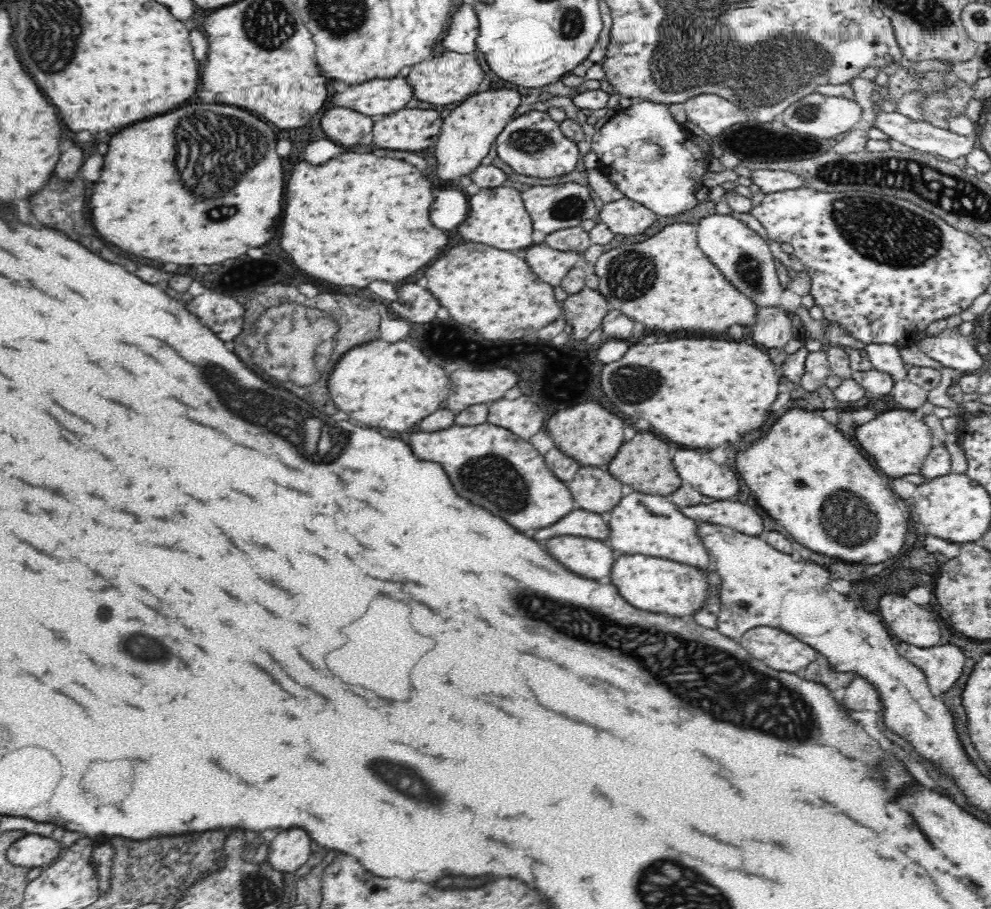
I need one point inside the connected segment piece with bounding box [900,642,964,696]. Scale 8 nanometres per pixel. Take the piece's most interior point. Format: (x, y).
(942, 665)

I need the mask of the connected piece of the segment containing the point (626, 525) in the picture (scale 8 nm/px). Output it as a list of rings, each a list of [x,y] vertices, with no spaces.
[[[632,492],[620,500],[620,504],[606,514],[610,524],[610,544],[623,554],[644,554],[654,558],[666,558],[683,562],[700,570],[710,570],[710,558],[702,538],[697,534],[694,519],[684,516],[674,506],[668,514],[652,514],[644,506],[644,493]]]

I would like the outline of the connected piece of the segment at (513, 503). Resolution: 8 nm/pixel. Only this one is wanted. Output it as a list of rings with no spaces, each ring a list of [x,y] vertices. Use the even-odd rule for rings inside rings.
[[[480,424],[480,426],[452,426],[438,432],[416,432],[410,436],[410,446],[416,458],[442,464],[452,486],[462,498],[468,498],[472,504],[486,508],[488,512],[508,520],[508,524],[514,526],[516,530],[546,528],[550,524],[556,524],[558,520],[562,520],[575,509],[572,506],[574,500],[572,500],[568,483],[558,480],[552,471],[548,470],[544,456],[530,442],[516,438],[516,434],[500,426]]]

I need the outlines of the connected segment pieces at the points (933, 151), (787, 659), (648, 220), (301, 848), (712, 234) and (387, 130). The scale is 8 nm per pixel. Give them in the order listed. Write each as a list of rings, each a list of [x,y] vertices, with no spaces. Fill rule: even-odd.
[[[878,111],[875,114],[874,126],[882,130],[890,138],[913,148],[917,152],[928,153],[946,161],[964,158],[975,150],[975,137],[971,135],[960,136],[948,129],[938,128],[924,120],[914,120],[898,111]]]
[[[758,626],[748,630],[740,638],[742,646],[758,660],[764,660],[770,668],[782,672],[801,674],[804,669],[816,660],[816,650],[804,642],[798,642],[782,630]]]
[[[622,197],[614,202],[604,203],[599,218],[614,234],[632,236],[642,234],[652,226],[657,214],[644,205]]]
[[[292,828],[280,832],[269,844],[267,862],[273,870],[281,874],[298,873],[298,868],[305,864],[311,854],[310,836],[306,830]]]
[[[714,214],[695,221],[700,250],[722,270],[722,274],[740,292],[744,292],[748,298],[752,299],[758,308],[780,307],[786,315],[800,322],[800,318],[794,312],[780,306],[780,294],[786,287],[785,281],[779,276],[779,263],[770,253],[768,243],[760,235],[731,215]]]
[[[404,108],[396,114],[384,116],[374,124],[374,144],[380,148],[390,150],[424,150],[438,142],[443,118],[440,117],[440,109],[418,110],[418,108]]]

